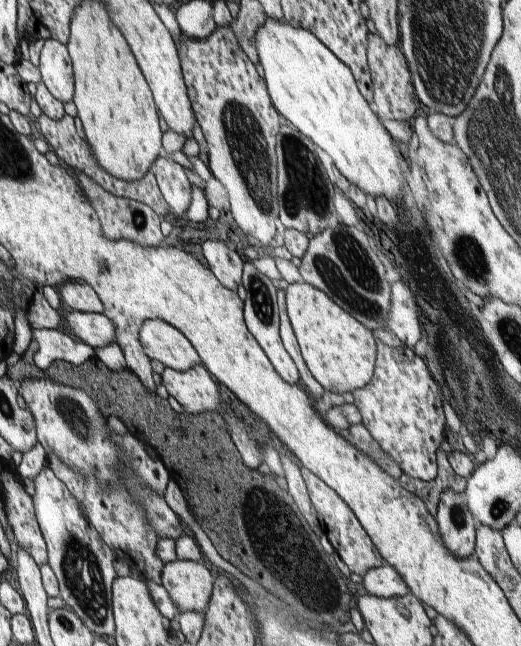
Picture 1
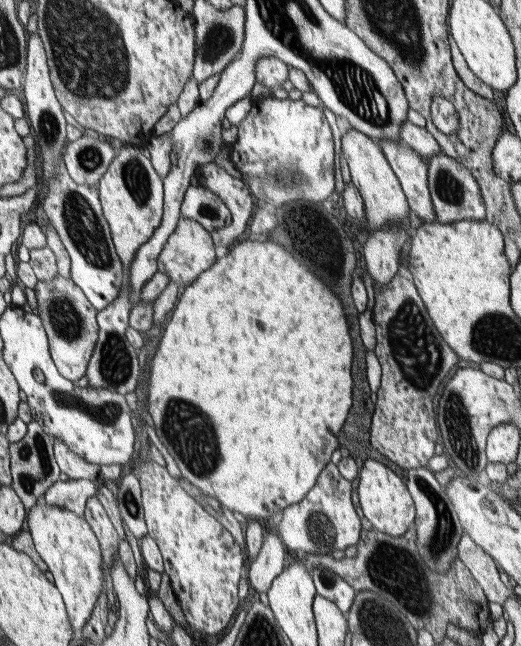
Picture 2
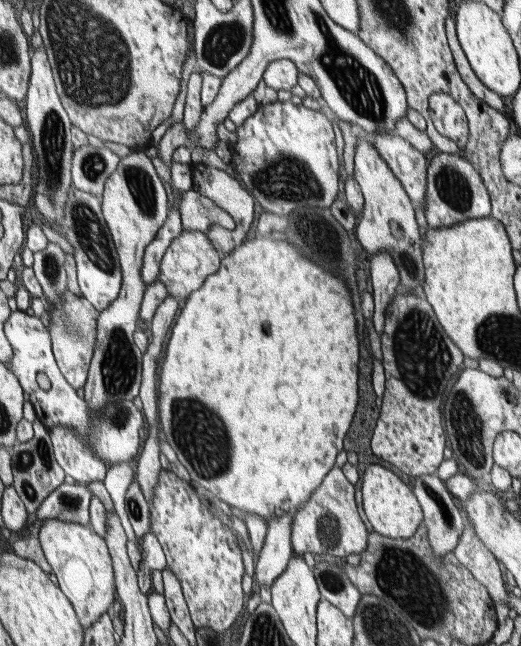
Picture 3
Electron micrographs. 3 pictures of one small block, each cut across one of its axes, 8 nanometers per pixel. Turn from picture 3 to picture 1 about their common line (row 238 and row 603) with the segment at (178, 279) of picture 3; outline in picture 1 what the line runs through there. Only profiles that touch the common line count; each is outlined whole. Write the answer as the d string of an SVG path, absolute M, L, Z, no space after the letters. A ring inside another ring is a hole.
M173 560L163 564L161 586L175 602L179 614L185 610L205 612L211 596L211 574L201 562Z

